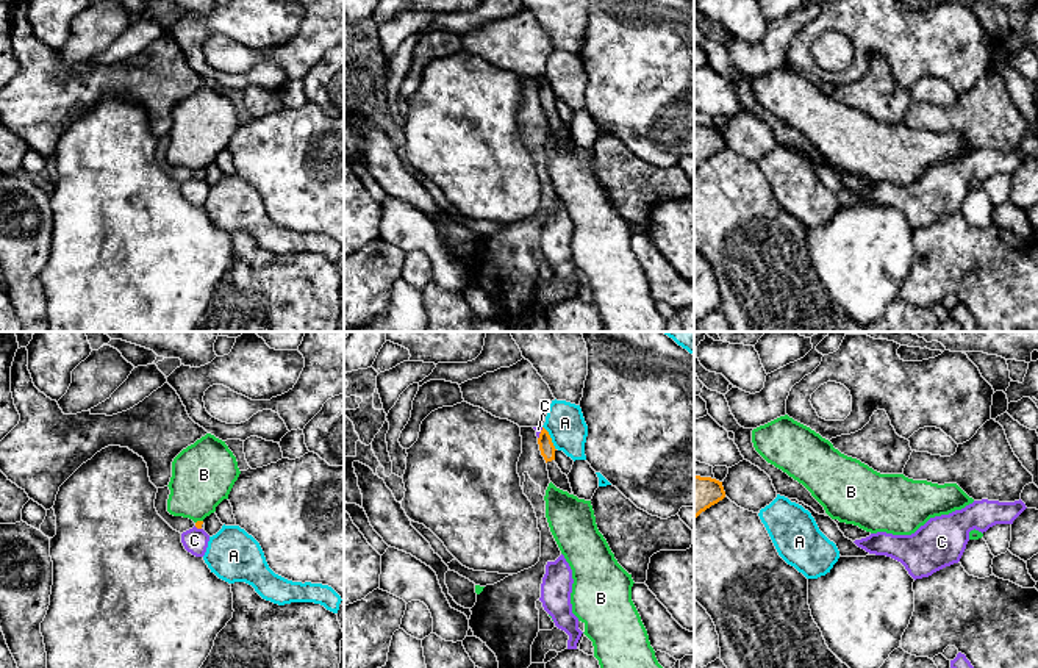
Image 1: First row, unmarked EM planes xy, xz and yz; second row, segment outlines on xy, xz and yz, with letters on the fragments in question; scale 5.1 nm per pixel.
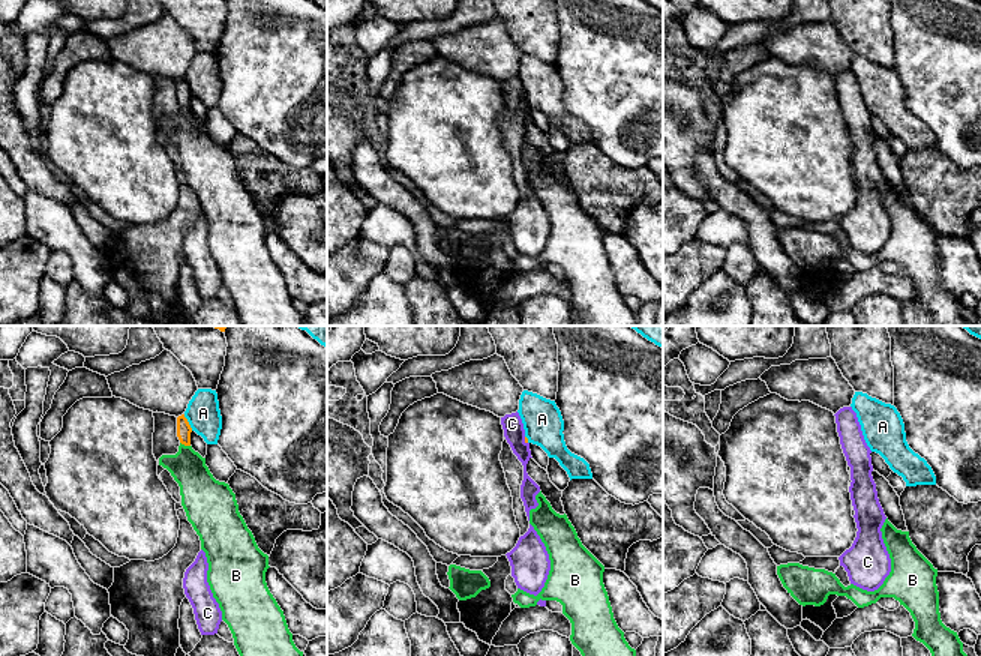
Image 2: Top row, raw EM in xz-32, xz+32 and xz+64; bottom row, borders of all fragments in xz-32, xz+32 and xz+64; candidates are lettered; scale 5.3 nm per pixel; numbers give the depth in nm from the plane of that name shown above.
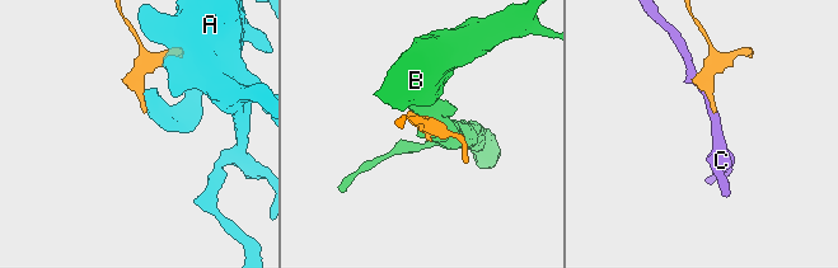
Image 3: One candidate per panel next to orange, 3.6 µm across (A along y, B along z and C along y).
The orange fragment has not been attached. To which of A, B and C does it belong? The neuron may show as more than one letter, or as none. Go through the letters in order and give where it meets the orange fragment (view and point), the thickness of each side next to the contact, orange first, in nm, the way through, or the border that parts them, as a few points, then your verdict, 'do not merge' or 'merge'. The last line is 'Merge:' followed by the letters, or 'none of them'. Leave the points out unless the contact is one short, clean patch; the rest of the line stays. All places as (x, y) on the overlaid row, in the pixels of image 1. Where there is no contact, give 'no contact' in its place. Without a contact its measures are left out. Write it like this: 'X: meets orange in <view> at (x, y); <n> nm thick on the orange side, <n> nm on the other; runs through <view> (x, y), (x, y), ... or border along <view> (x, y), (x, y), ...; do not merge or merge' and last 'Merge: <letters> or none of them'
A: meets orange in xz at (551, 438); 80 nm thick on the orange side, 200 nm on the other; do not merge
B: meets orange in xy at (199, 521); 30 nm thick on the orange side, 320 nm on the other; do not merge
C: meets orange in xz at (540, 434); 80 nm thick on the orange side, 30 nm on the other; border along xz (543, 427), (538, 438); do not merge
Merge: none of them

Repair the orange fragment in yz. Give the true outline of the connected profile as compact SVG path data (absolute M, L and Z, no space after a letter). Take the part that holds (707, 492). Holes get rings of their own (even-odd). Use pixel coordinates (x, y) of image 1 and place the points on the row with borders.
M694 476L694 518L725 497L722 482Z

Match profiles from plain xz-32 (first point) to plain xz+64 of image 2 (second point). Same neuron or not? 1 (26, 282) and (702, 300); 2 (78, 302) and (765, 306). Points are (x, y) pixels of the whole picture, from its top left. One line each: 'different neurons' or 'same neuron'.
1: different neurons
2: same neuron

